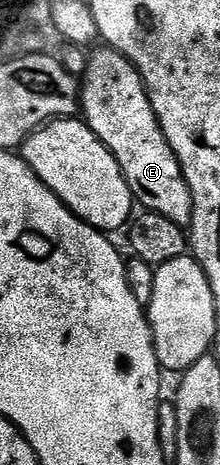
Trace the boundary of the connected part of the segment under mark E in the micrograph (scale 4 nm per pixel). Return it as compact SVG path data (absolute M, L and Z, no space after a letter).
M102 46L87 62L86 73L81 73L80 76L80 112L96 138L100 138L100 142L104 142L104 146L108 146L108 150L116 158L135 201L147 212L172 218L172 222L183 226L189 225L194 210L192 190L188 188L184 170L160 126L156 110L152 110L152 102L146 93L146 83L142 81L141 74L134 69L134 64L127 56L115 52L109 46Z

